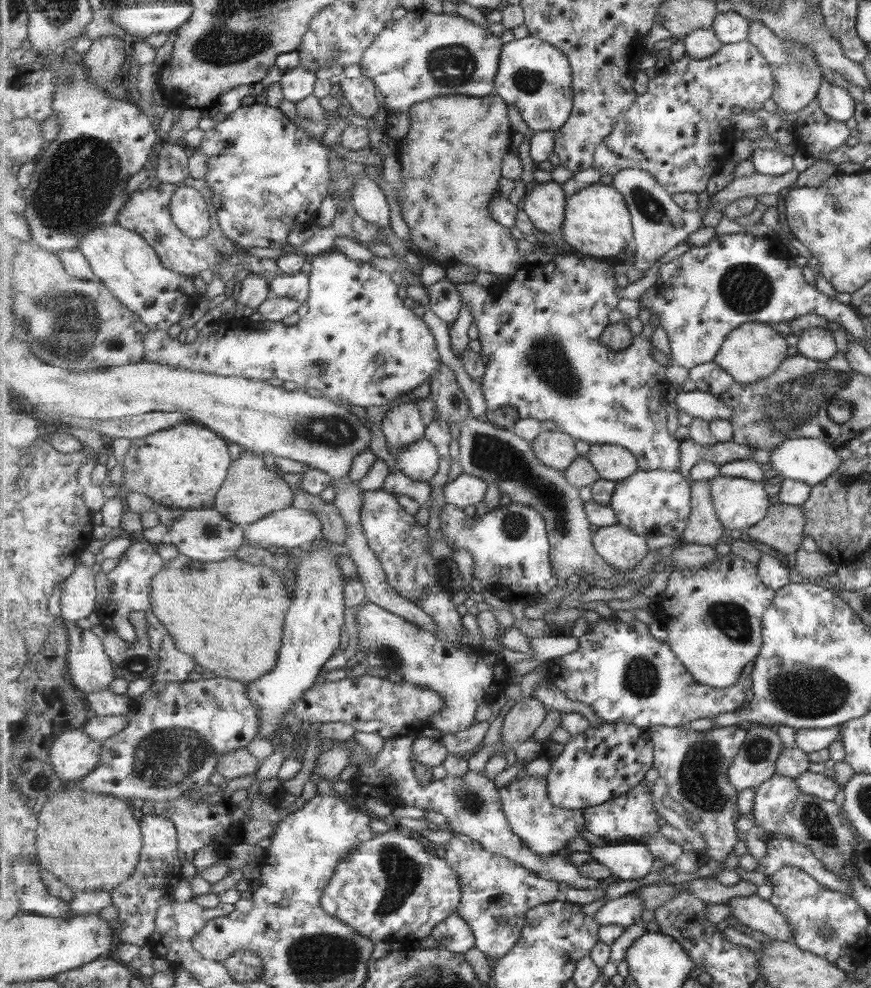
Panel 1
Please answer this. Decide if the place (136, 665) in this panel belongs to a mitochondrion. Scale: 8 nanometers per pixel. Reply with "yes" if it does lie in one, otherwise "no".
yes

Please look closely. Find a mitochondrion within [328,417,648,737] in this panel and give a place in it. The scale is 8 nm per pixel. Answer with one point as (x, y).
(494, 456)

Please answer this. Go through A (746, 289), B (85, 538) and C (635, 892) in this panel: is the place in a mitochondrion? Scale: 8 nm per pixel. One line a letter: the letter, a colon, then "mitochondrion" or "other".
A: mitochondrion
B: other
C: other

